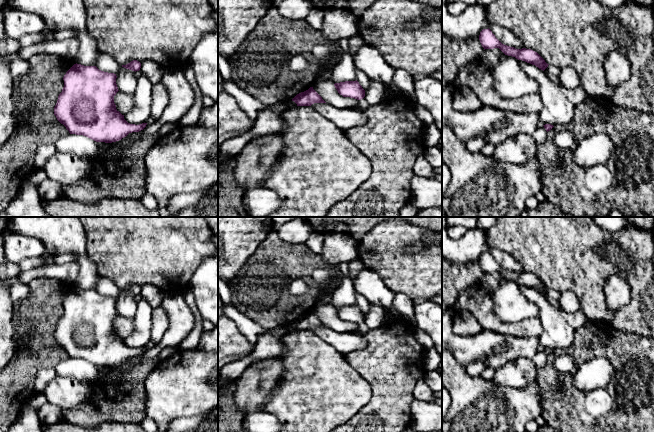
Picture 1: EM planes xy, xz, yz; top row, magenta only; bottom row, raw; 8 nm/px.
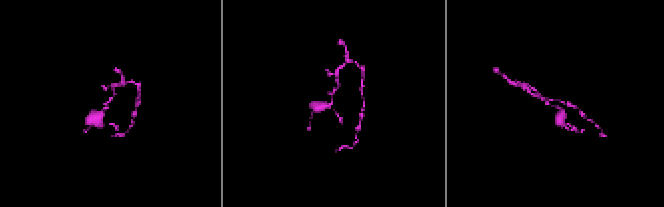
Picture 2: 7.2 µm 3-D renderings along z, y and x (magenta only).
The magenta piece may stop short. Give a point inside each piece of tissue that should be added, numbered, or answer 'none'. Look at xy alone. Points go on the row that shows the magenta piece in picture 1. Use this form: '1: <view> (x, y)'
none

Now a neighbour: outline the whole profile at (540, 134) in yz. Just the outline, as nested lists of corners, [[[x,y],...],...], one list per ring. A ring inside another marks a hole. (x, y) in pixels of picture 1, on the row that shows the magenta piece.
[[[540,125],[532,134],[533,139],[537,145],[541,145],[546,141],[547,131],[543,125]]]

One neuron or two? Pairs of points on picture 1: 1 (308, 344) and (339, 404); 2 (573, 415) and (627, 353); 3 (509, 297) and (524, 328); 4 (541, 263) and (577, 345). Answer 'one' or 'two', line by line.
1: one
2: one
3: two
4: two

